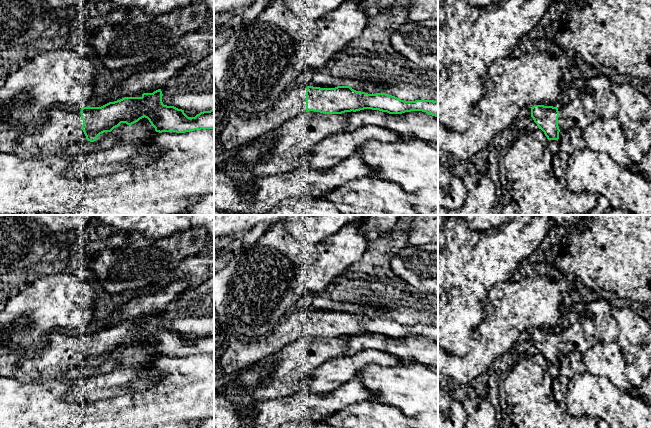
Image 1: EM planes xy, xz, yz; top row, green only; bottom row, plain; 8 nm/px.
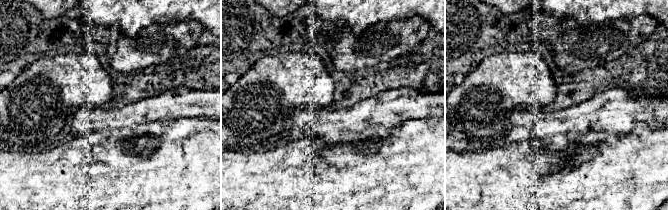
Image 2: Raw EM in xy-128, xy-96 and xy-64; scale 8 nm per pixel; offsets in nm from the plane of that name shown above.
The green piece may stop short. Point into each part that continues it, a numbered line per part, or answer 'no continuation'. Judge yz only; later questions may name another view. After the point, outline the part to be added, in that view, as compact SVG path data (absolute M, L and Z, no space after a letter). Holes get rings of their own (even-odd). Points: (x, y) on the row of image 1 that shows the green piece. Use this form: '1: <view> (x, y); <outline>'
1: yz (553, 145); M548 140L547 146L552 154L557 154L559 151L559 140Z

